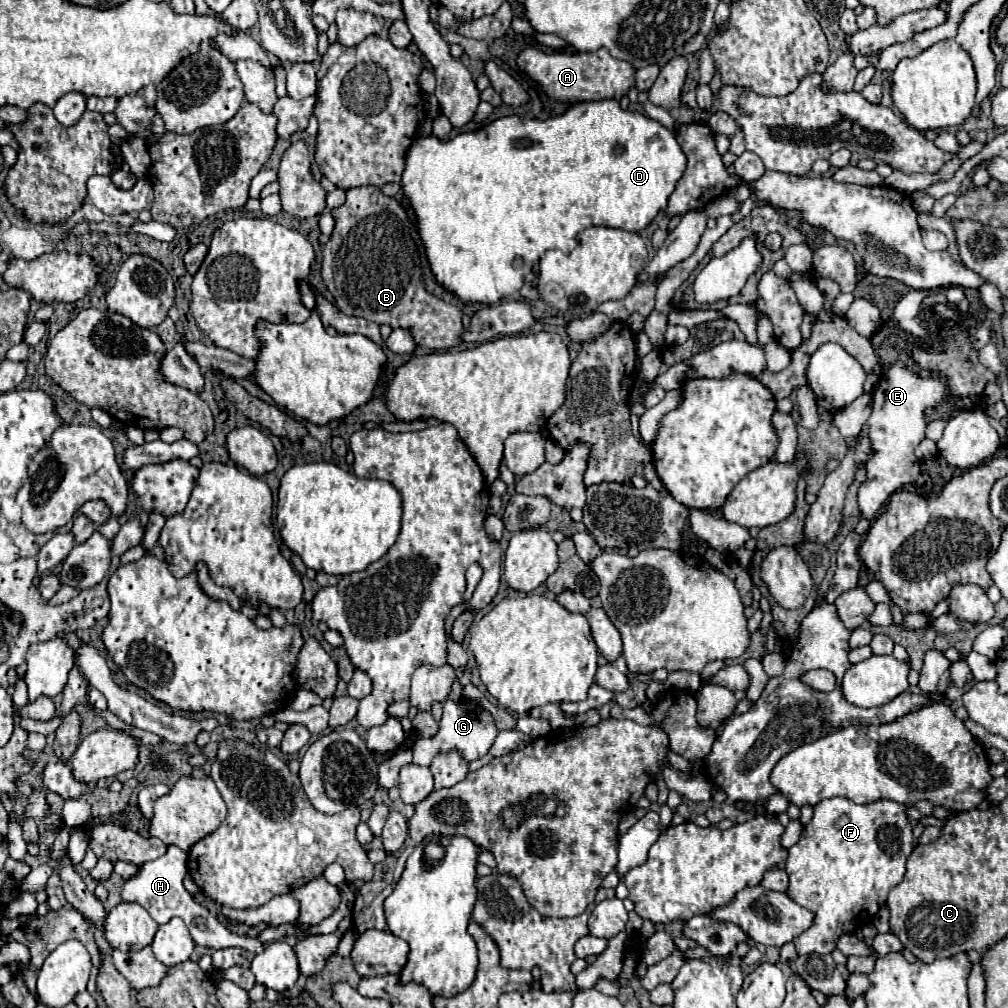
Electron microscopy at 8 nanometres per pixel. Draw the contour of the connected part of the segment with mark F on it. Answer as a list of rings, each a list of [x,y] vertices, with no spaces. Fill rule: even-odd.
[[[826,798],[814,806],[814,818],[804,826],[800,840],[788,850],[786,872],[790,876],[788,896],[804,908],[816,914],[812,928],[808,928],[794,944],[798,954],[830,954],[836,948],[836,940],[844,932],[852,932],[860,926],[860,910],[870,910],[870,920],[874,908],[880,906],[876,900],[884,900],[896,884],[902,882],[906,872],[906,860],[914,848],[912,826],[906,814],[908,806],[892,800],[876,800],[868,804],[856,804],[848,798]]]

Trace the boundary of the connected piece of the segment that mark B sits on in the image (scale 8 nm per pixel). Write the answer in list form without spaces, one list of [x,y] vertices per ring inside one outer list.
[[[358,186],[348,190],[348,198],[340,208],[330,210],[336,226],[328,244],[322,246],[322,280],[326,290],[332,292],[336,306],[346,316],[360,316],[376,324],[388,324],[392,328],[404,328],[412,334],[414,342],[422,348],[448,350],[462,342],[462,310],[456,304],[448,304],[434,294],[426,292],[422,282],[420,252],[414,238],[414,224],[406,210],[394,198],[380,192],[378,186]]]

